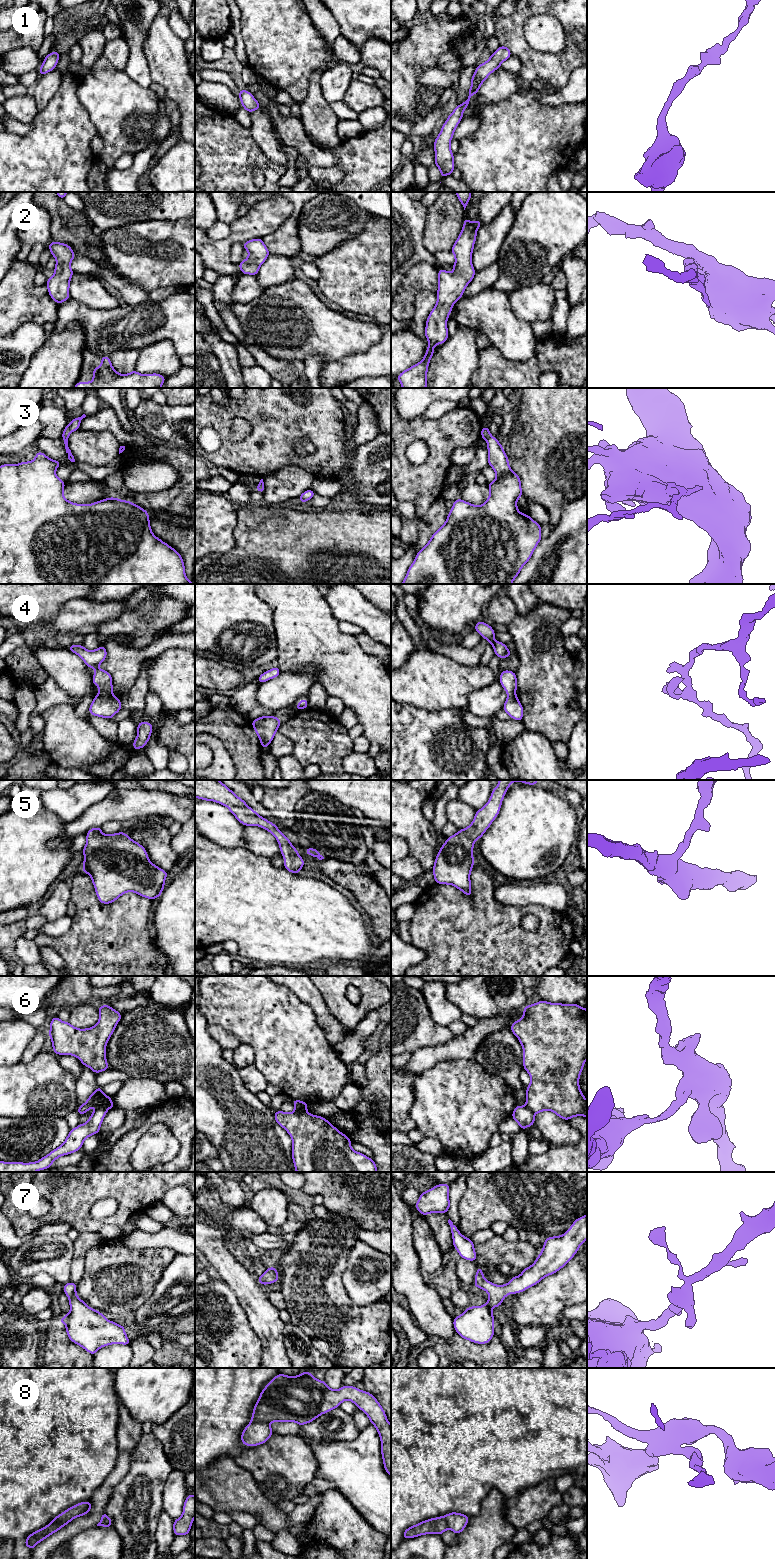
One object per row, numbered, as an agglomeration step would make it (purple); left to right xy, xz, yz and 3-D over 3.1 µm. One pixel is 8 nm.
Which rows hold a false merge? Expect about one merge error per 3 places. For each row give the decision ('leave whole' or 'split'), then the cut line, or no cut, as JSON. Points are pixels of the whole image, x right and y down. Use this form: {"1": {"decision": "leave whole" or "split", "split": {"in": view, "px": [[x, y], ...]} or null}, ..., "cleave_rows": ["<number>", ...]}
{"1": {"decision": "leave whole", "split": null}, "2": {"decision": "leave whole", "split": null}, "3": {"decision": "split", "split": {"in": "xy", "px": [[62, 436], [67, 439]]}}, "4": {"decision": "leave whole", "split": null}, "5": {"decision": "leave whole", "split": null}, "6": {"decision": "split", "split": {"in": "xz", "px": [[305, 1110], [294, 1112]]}}, "7": {"decision": "leave whole", "split": null}, "8": {"decision": "split", "split": {"in": "xy", "px": [[90, 1502], [78, 1514], [67, 1519], [51, 1522]]}}, "cleave_rows": ["3", "6", "8"]}

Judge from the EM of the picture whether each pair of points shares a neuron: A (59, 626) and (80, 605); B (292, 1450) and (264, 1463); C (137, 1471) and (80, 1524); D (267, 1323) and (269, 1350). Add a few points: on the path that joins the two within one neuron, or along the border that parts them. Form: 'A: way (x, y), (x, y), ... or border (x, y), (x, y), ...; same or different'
A: way (64, 621), (75, 610); same
B: way (285, 1457), (279, 1463), (271, 1463); same
C: border (122, 1478), (114, 1487), (104, 1510); different
D: way (269, 1330), (269, 1343); same

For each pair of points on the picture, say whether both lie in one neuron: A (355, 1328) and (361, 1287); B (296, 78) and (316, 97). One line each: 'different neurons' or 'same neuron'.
A: different neurons
B: different neurons

